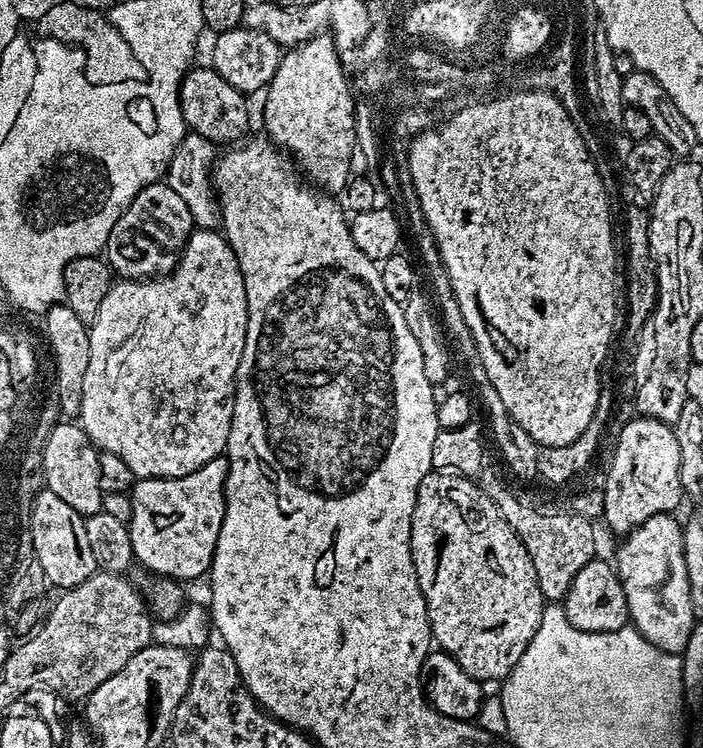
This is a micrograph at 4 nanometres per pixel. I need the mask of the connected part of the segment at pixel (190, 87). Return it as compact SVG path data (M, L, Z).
M210 66L189 69L180 83L179 100L185 125L208 141L218 146L232 146L241 143L249 135L250 112L247 97L230 86Z

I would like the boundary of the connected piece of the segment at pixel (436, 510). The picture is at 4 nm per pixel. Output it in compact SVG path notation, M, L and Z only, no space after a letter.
M433 470L426 474L426 478L422 478L422 486L418 486L416 491L410 546L412 547L412 561L418 578L418 586L422 590L422 598L426 598L426 614L430 622L435 647L439 651L450 654L454 658L454 662L458 662L458 666L462 666L462 670L466 670L466 674L470 674L470 678L481 682L487 682L487 680L503 681L512 673L512 667L518 662L518 658L522 658L526 646L530 646L530 638L534 638L546 607L544 595L538 586L534 562L530 562L530 554L526 554L526 546L522 546L518 534L514 534L514 530L510 530L506 518L502 518L494 501L490 499L475 479L455 476L452 472Z

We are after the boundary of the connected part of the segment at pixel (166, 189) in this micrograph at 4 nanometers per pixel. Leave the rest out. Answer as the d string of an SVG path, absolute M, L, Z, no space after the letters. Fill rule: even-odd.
M166 182L148 184L137 194L132 205L122 214L122 218L114 222L114 230L110 230L106 249L108 267L117 277L125 280L142 280L167 274L175 268L178 254L183 252L184 244L193 231L194 221L190 214L190 206L182 202L182 197L174 194L174 190Z

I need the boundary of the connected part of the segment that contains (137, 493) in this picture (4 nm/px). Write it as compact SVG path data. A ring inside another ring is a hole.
M224 456L206 462L194 474L186 474L169 480L137 479L130 489L132 513L126 516L130 546L137 565L145 564L158 576L177 582L196 580L205 575L212 566L212 555L218 542L218 530L222 530L224 517L224 483L228 473L228 462Z

